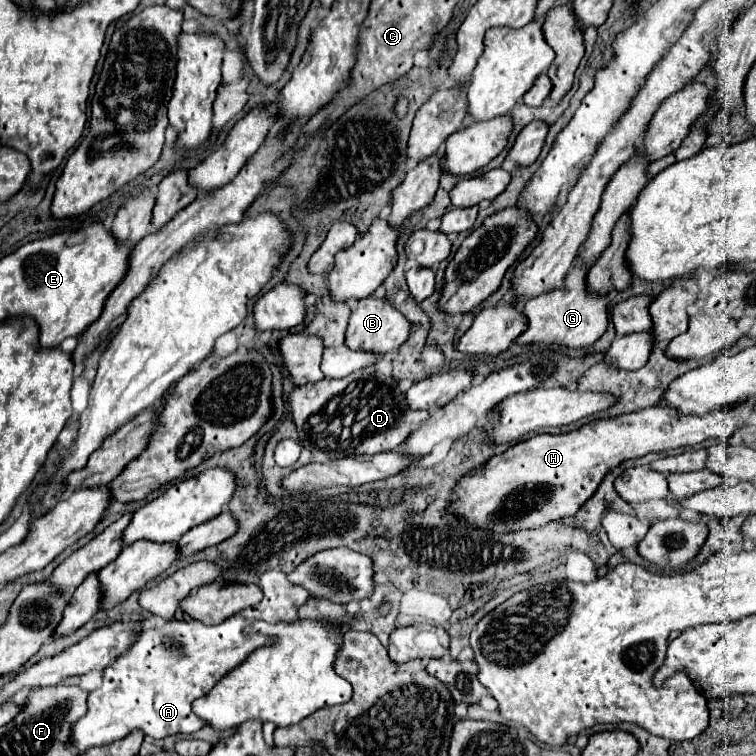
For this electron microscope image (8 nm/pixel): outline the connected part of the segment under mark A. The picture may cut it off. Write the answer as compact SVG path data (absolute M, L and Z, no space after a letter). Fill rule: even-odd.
M267 571L261 577L263 601L255 607L231 615L215 627L199 621L167 623L161 627L143 629L135 647L121 655L103 675L103 685L89 695L89 711L73 723L69 747L79 753L89 747L103 747L133 731L143 731L145 737L165 739L169 735L189 735L205 723L191 711L191 703L209 693L229 671L239 667L255 649L269 645L265 635L247 635L245 627L255 621L293 623L299 619L299 607L307 603L309 593L289 583L285 573Z

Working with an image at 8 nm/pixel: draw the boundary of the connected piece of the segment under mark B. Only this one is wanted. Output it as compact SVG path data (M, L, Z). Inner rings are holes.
M365 297L357 301L355 311L351 313L349 327L345 333L345 345L353 347L355 351L365 351L373 355L387 355L389 351L397 349L409 337L409 323L403 319L395 307L387 303L383 297Z

